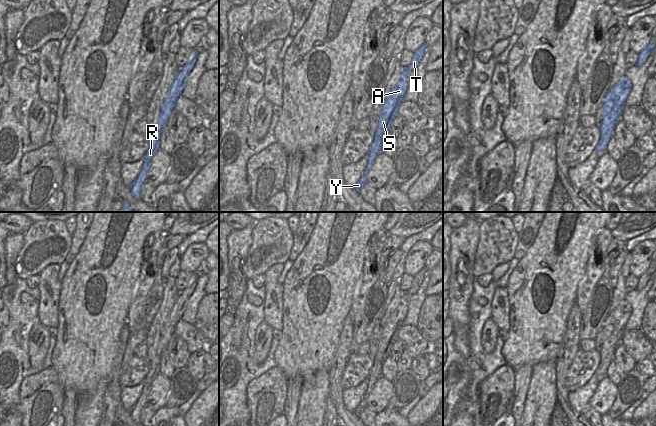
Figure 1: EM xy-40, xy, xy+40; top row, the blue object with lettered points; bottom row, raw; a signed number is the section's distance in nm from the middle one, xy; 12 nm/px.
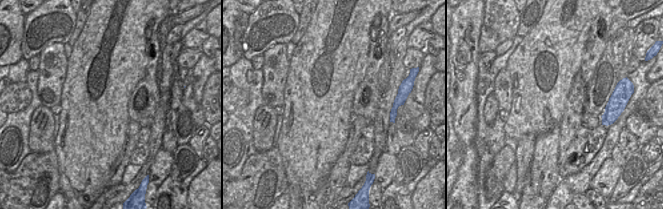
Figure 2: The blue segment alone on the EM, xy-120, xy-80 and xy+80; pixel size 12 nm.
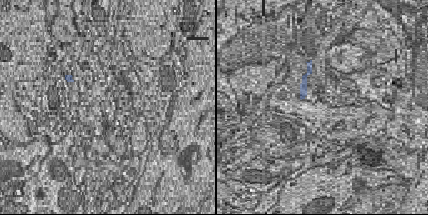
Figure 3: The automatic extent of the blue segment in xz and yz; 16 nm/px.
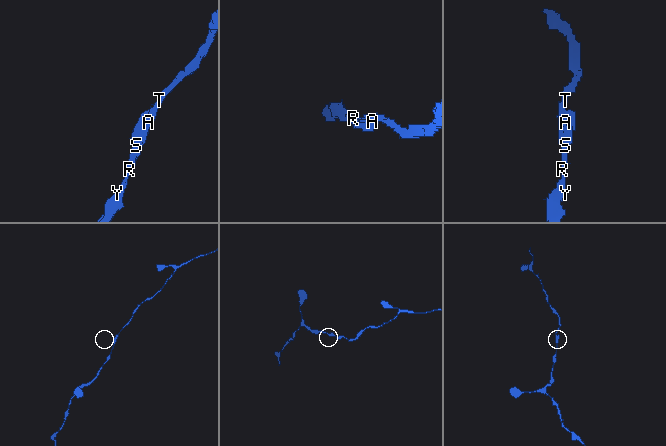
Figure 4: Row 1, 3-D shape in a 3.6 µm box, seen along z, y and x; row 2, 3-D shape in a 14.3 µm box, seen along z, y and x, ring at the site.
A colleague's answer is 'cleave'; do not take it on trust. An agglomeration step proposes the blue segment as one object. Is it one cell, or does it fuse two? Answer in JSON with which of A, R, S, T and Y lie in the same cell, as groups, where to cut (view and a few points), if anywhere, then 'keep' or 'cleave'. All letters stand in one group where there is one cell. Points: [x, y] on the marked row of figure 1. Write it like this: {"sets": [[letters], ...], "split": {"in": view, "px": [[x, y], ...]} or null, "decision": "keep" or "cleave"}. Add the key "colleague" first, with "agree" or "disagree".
{"colleague": "disagree", "sets": [["A", "R", "S", "T", "Y"]], "split": null, "decision": "keep"}

